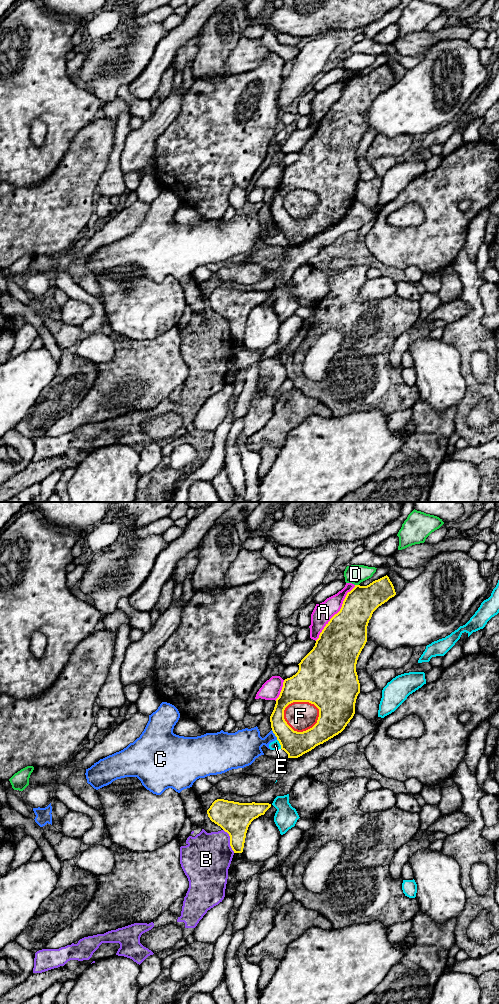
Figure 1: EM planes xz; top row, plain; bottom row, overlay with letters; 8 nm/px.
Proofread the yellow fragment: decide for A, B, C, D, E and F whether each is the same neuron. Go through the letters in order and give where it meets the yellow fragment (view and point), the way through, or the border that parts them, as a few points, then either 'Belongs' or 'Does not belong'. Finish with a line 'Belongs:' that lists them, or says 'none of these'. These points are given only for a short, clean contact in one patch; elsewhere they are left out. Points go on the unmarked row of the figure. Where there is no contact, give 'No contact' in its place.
A: Touches yellow at xz (337, 101). Does not belong
B: Touches yellow at xz (230, 329). Boundary: xz (223, 317), (229, 324), (229, 333), (234, 340). Does not belong
C: Touches yellow at xz (275, 223). Does not belong
D: Touches yellow at xz (357, 73). Does not belong
E: Touches yellow at xz (280, 232). Does not belong
F: Touches yellow at xz (297, 189). Does not belong
Belongs: none of these

